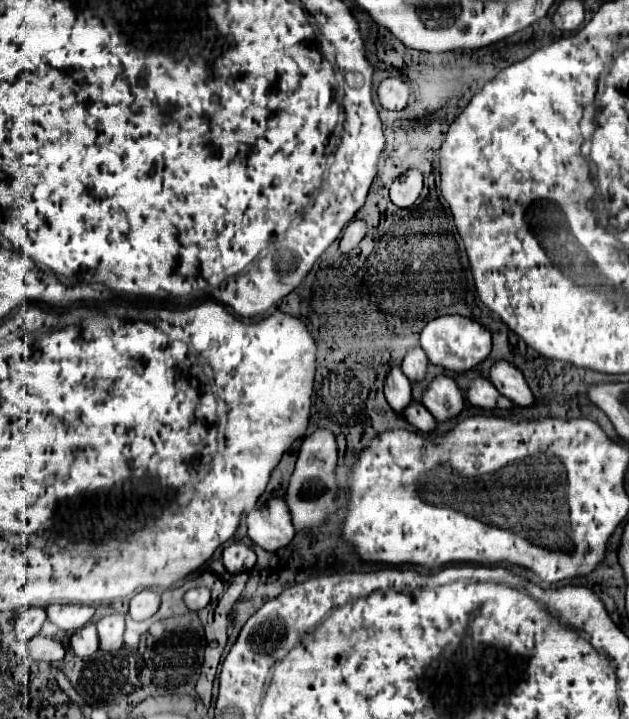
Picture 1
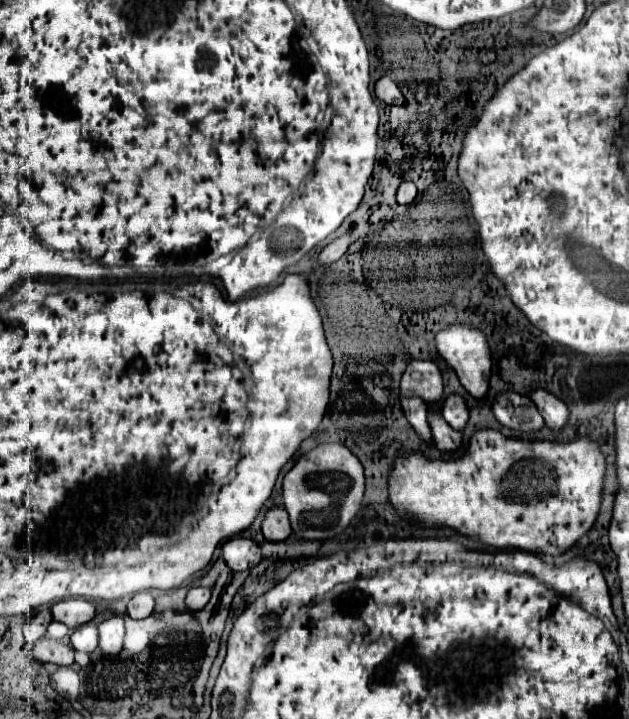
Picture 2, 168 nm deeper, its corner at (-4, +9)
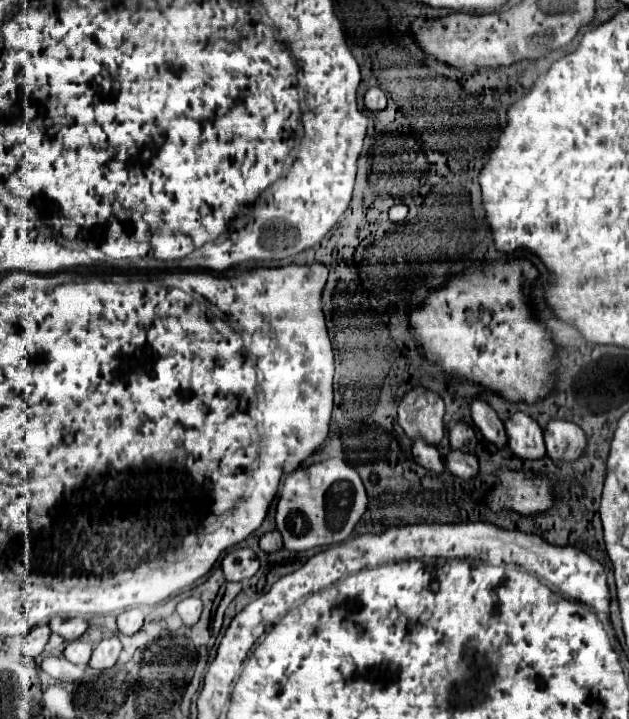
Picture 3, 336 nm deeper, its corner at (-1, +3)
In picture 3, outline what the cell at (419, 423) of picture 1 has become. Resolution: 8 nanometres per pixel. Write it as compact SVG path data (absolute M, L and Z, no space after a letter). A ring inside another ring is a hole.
M449 450L445 456L445 468L453 472L455 476L463 476L465 480L473 478L477 474L477 456L473 452L459 452L459 450Z

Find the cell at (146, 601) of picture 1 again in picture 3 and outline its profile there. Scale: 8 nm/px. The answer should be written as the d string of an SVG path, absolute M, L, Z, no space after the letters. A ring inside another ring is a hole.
M139 608L125 610L125 612L121 612L117 616L119 632L123 632L123 634L135 634L143 626L143 620L145 620L145 614Z

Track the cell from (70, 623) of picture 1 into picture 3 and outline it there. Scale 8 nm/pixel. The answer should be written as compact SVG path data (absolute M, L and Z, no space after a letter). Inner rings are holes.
M55 616L55 618L51 618L49 628L55 634L63 636L67 642L71 642L71 640L77 640L89 628L89 622L81 616L77 616L77 618L59 618L59 616Z

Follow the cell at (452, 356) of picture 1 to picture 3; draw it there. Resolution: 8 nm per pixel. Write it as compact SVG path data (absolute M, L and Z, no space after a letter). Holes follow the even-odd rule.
M473 400L471 402L471 418L473 418L473 424L483 432L483 436L489 442L493 442L499 448L505 446L507 436L503 430L503 422L485 400Z

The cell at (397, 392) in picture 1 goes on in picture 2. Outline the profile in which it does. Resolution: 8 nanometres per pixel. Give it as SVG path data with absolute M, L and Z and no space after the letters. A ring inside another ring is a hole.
M402 398L402 410L404 410L404 416L408 418L410 426L416 430L416 434L424 442L434 444L432 430L428 424L428 406L420 398Z

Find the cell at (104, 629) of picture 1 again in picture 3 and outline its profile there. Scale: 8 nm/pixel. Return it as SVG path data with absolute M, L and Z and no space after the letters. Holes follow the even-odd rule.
M117 636L103 638L93 650L89 666L95 668L95 670L107 670L107 668L115 666L115 662L119 658L119 652L121 652L121 642L119 642Z

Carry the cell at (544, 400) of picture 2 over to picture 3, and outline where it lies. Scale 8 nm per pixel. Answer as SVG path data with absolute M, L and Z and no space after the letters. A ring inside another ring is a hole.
M549 420L545 426L545 446L549 448L547 456L553 460L575 460L585 450L583 430L567 420Z

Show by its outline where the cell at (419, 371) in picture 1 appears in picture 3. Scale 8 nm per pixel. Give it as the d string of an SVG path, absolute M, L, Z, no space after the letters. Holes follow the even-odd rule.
M425 386L411 388L399 402L399 424L411 440L423 438L429 444L437 444L443 438L443 414L445 414L443 398Z

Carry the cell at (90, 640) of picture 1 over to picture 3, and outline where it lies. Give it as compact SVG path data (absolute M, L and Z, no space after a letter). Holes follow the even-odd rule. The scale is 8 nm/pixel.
M75 640L75 642L69 642L65 646L65 652L63 656L73 662L73 664L79 664L79 666L87 666L89 658L91 658L91 652L93 652L93 646L85 640Z

